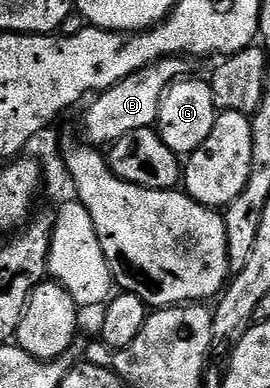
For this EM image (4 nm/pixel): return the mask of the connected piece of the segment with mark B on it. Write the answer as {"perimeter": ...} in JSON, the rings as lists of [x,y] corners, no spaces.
{"perimeter":[[[182,56],[161,58],[140,68],[140,72],[132,72],[132,76],[120,80],[112,88],[101,91],[91,101],[95,102],[87,108],[86,119],[82,122],[86,129],[85,141],[102,148],[128,136],[128,132],[153,127],[158,121],[158,105],[162,103],[162,95],[171,84],[187,77],[186,62],[187,59]]]}

